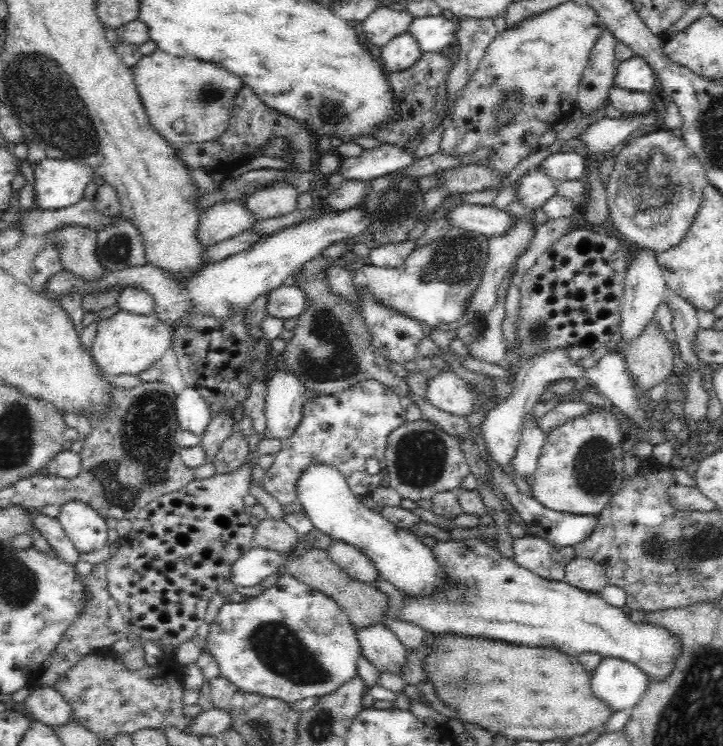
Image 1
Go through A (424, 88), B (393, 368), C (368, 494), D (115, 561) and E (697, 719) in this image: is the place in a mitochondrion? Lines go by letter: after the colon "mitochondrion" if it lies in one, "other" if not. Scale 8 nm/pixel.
A: other
B: other
C: other
D: other
E: mitochondrion

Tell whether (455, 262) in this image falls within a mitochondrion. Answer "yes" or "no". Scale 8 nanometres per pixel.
yes

